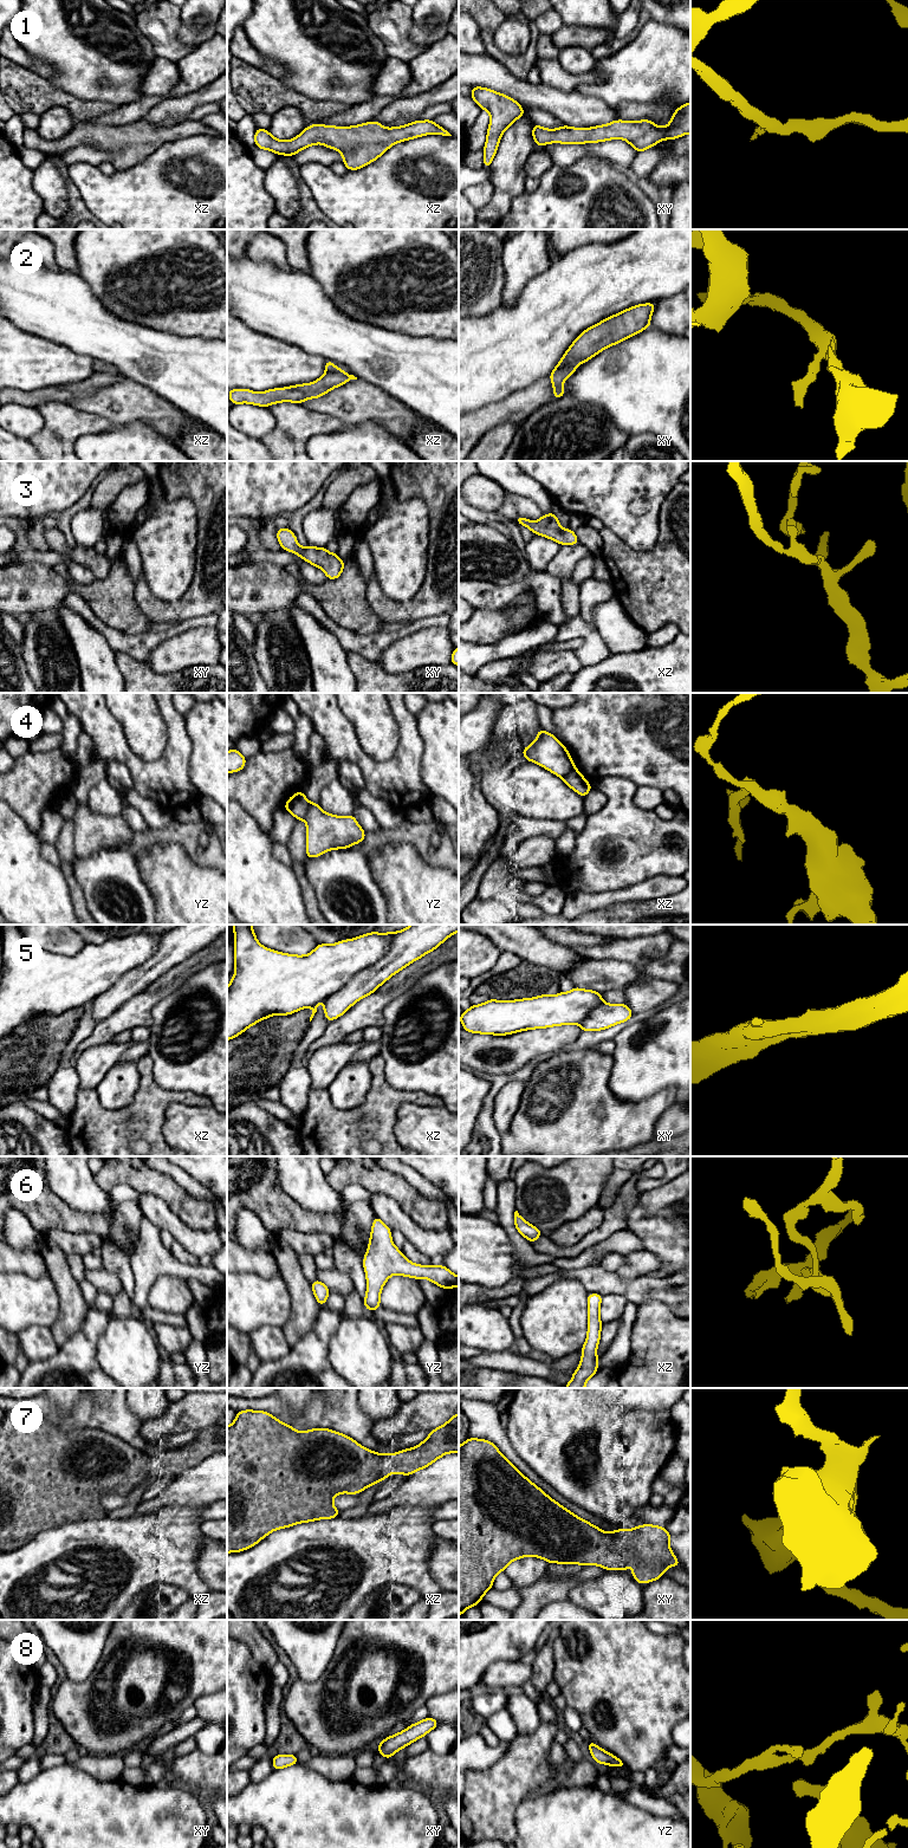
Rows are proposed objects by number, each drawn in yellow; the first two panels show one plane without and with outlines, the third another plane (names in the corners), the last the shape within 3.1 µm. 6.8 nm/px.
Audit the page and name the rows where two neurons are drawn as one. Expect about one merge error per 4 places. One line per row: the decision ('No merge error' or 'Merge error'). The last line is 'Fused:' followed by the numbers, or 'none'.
1: No merge error
2: Merge error
3: No merge error
4: Merge error
5: No merge error
6: No merge error
7: No merge error
8: No merge error
Fused: 2, 4

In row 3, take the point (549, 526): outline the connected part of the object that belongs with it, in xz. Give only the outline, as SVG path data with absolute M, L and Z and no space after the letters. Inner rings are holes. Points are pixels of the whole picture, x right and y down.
M554 513L543 514L543 517L537 521L527 520L523 516L518 516L515 521L517 524L528 527L533 534L546 537L559 543L560 545L579 544L576 532L570 529L564 530Z

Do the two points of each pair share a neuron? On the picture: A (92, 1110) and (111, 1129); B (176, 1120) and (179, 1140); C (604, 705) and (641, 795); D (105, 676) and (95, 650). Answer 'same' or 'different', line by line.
A: same
B: same
C: different
D: same

